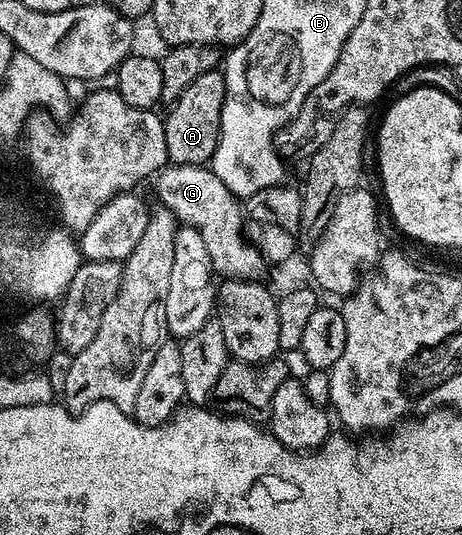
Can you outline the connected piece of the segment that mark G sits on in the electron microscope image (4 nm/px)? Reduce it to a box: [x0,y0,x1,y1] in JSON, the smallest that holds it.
[153,163,268,281]

